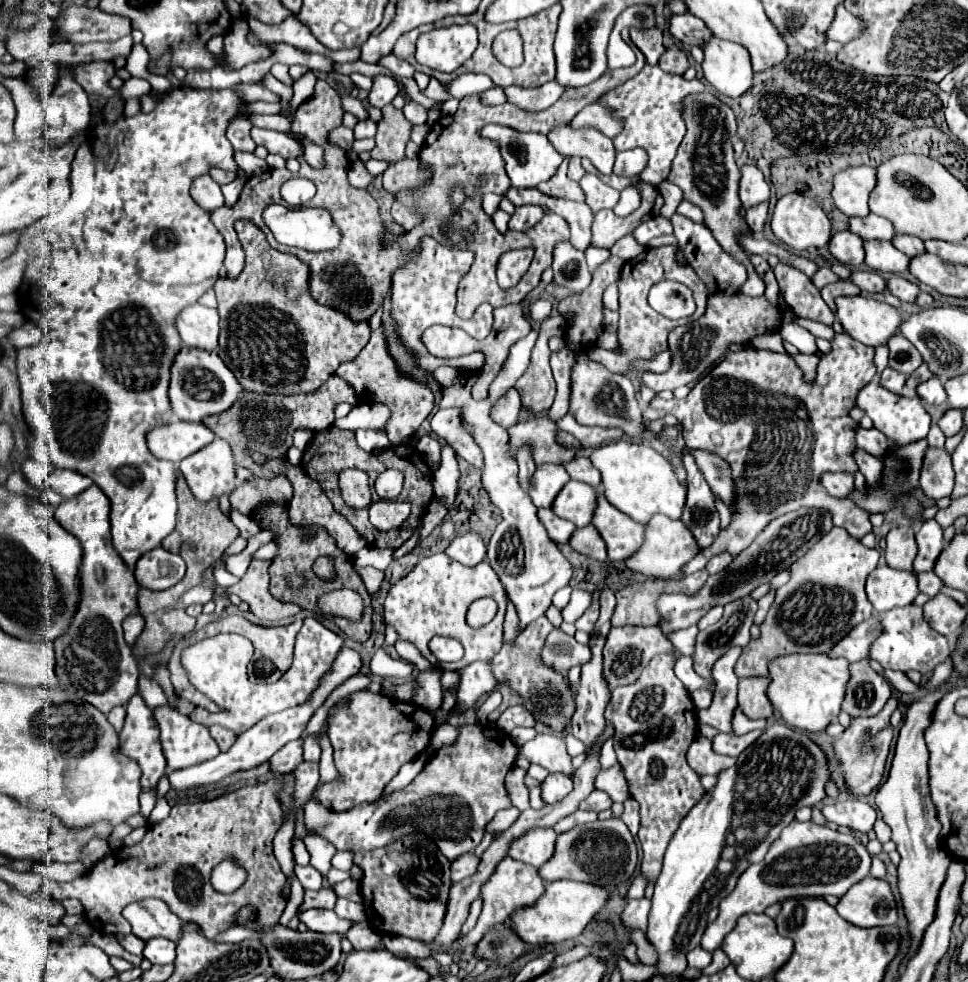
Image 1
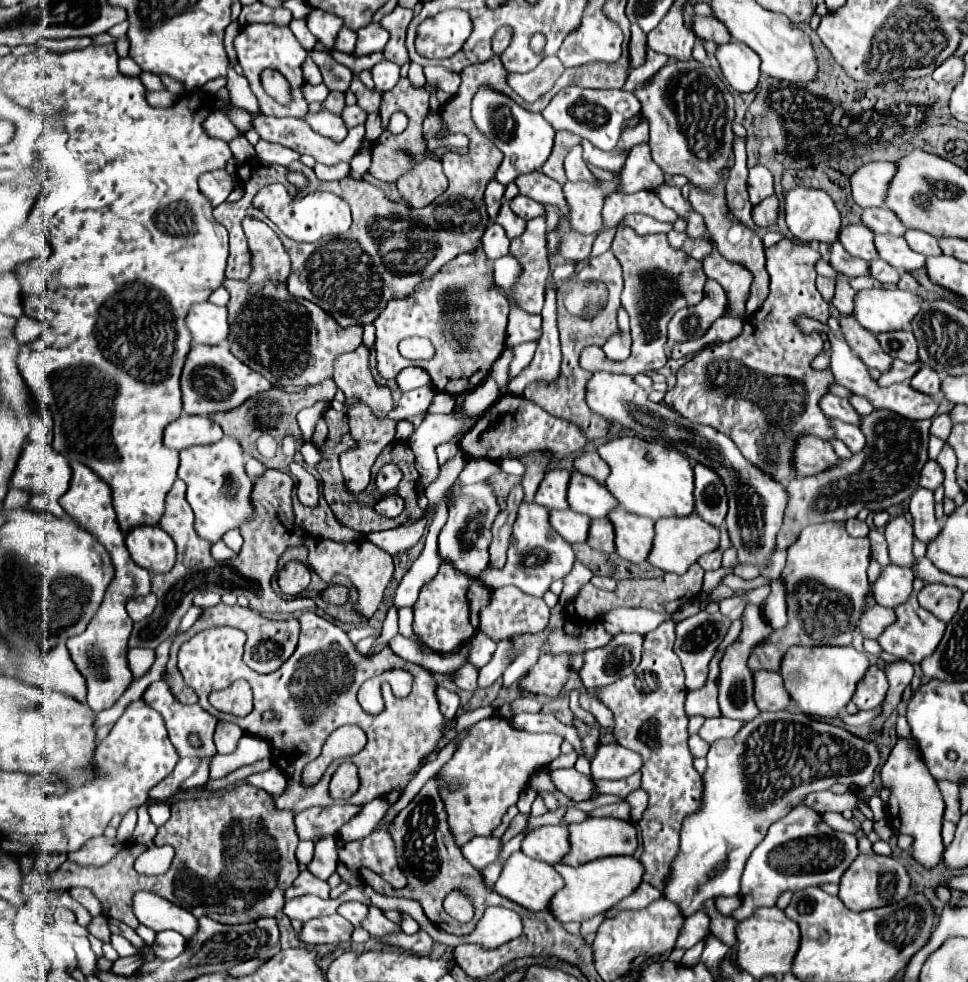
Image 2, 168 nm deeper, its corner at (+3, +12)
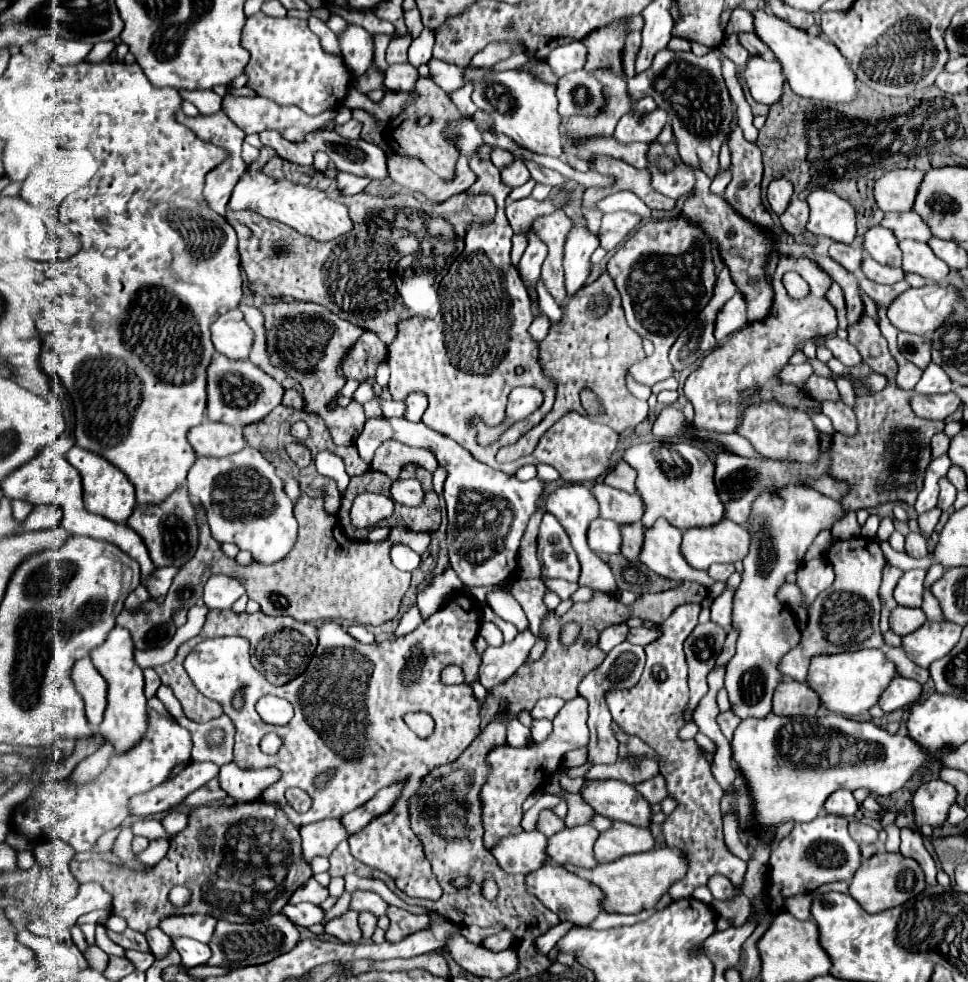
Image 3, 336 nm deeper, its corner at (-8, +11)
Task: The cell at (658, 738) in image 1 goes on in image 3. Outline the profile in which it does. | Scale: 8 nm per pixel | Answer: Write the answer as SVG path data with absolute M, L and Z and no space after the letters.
M685 603L683 607L677 607L673 615L669 615L667 621L663 623L663 637L659 637L655 643L645 647L647 665L641 675L641 681L631 689L607 693L607 705L611 709L613 721L627 735L639 737L663 757L659 763L661 775L667 779L669 797L675 797L679 801L679 807L663 823L663 835L667 839L667 845L679 847L687 853L689 871L685 879L677 881L669 889L669 895L673 899L691 897L693 891L705 885L705 881L711 875L715 873L727 875L731 883L737 887L737 895L733 901L717 901L714 909L722 918L729 919L731 924L743 925L751 911L751 903L741 891L747 863L735 857L733 853L729 853L723 841L723 823L721 823L721 813L719 813L719 801L721 801L723 789L711 775L709 763L707 759L703 759L697 743L693 739L681 741L677 735L679 729L685 725L681 713L689 699L688 665L685 663L683 643L687 635L695 629L699 611L701 607L697 603Z

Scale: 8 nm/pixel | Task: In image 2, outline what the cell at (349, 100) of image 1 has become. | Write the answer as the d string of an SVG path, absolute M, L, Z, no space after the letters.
M310 50L308 56L318 64L324 84L328 86L328 90L338 90L338 92L346 92L350 88L350 80L352 80L352 72L338 64L330 52L326 50Z

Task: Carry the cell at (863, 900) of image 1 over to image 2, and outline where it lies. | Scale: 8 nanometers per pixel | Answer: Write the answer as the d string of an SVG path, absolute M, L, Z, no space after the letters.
M860 854L860 858L856 858L850 870L846 870L846 874L842 876L838 896L844 902L844 906L850 908L852 912L864 912L872 908L882 908L886 904L896 904L902 898L906 898L908 892L910 892L910 878L898 860L878 854L872 856Z

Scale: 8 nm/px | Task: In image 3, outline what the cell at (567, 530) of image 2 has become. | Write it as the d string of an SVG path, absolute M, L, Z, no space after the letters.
M595 519L589 527L589 547L595 553L621 553L621 525L607 521L607 519Z

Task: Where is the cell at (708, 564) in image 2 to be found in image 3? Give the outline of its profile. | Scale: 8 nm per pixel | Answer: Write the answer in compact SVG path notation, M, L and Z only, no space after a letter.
M715 563L709 567L709 575L713 581L727 581L729 575L735 573L735 567L733 565L721 565L721 563Z

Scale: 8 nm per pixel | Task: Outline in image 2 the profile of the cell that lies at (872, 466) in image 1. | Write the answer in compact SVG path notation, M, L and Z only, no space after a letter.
M830 420L830 422L834 424L836 436L852 450L852 454L862 452L862 448L866 446L866 436L862 434L862 430L858 426L852 426L852 424L846 424L840 420Z

